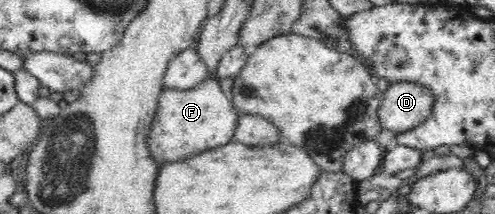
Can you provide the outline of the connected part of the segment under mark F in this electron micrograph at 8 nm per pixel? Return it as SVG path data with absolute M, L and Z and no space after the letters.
M210 77L193 90L165 88L158 99L158 108L147 141L148 151L158 169L165 163L178 163L199 156L232 142L238 119L237 109L221 90L215 77Z

